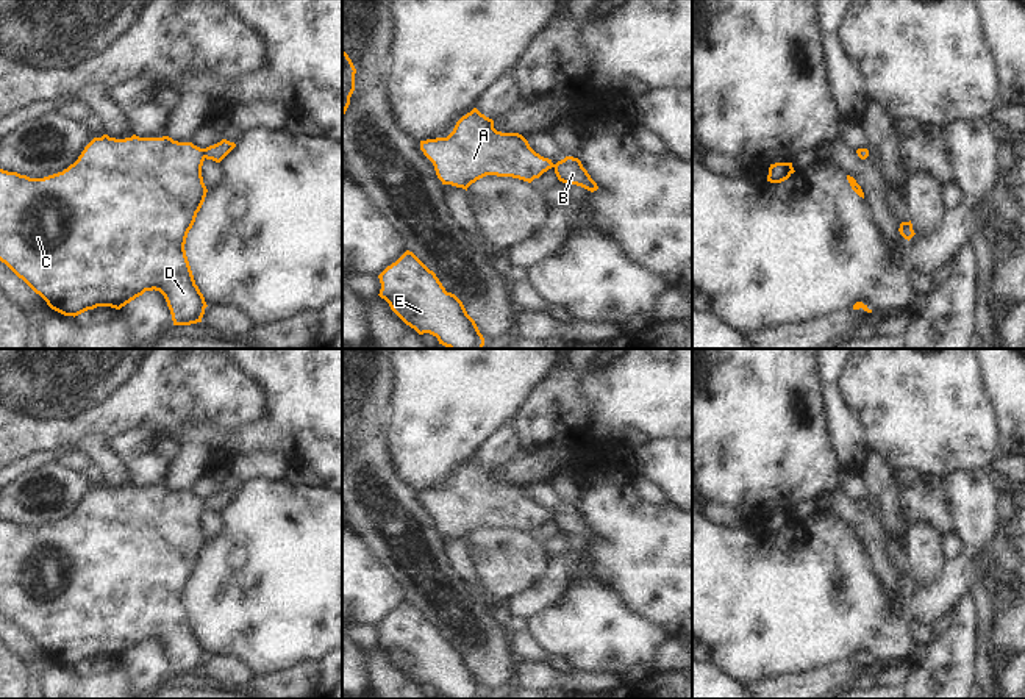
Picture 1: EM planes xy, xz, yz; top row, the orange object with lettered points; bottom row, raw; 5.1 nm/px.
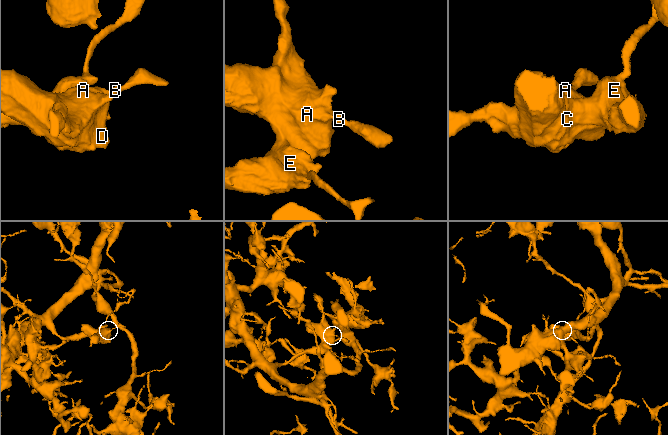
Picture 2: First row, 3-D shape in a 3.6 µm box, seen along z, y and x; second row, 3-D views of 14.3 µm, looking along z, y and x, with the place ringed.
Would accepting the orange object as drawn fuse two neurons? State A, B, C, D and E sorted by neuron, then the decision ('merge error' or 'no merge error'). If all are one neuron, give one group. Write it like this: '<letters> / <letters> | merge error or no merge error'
A B C D E | no merge error

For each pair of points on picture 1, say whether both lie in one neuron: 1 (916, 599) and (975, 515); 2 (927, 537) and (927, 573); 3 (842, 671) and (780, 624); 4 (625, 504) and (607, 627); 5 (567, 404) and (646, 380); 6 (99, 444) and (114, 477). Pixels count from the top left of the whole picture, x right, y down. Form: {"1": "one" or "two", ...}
{"1": "one", "2": "one", "3": "two", "4": "two", "5": "one", "6": "one"}

